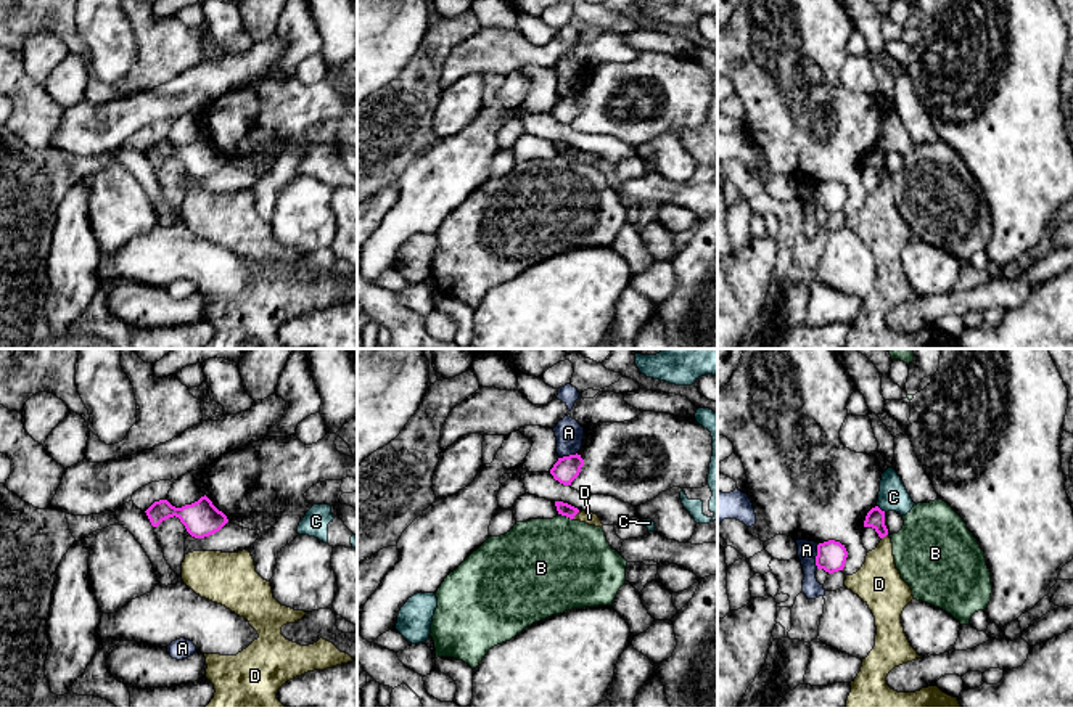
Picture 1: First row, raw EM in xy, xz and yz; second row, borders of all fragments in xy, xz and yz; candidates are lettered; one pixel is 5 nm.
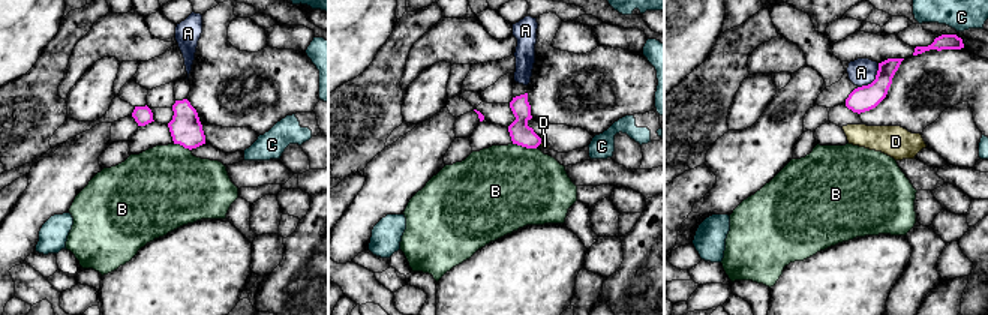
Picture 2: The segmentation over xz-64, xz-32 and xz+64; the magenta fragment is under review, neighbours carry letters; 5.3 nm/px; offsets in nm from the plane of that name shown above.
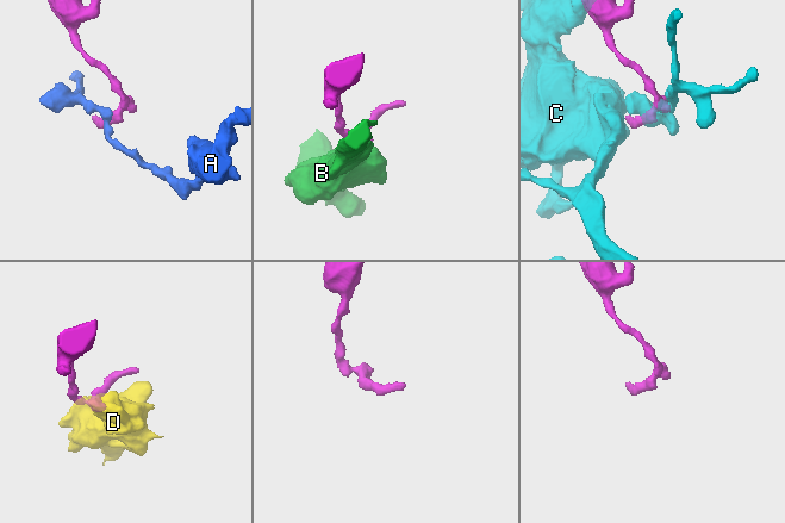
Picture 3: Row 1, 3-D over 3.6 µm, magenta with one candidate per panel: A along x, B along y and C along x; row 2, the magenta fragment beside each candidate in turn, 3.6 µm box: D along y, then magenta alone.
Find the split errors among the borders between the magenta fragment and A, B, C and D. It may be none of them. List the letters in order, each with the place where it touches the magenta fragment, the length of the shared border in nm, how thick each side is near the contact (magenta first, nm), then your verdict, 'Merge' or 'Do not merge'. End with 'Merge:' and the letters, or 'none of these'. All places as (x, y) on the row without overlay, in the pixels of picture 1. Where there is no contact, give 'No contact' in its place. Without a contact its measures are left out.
A: Touches magenta at yz (816, 196). Shared border 130 nm. Thickness 150 nm (magenta) against 100 nm. Do not merge
B: Touches magenta at xz (567, 156). Shared border 90 nm. Thickness 70 nm (magenta) against 460 nm. Do not merge
C: Touches magenta at yz (880, 150). Shared border 60 nm. Thickness 100 nm (magenta) against 140 nm. Do not merge
D: Touches magenta at xz (576, 153). Shared border 50 nm. Thickness 70 nm (magenta) against 60 nm. Do not merge
Merge: none of these

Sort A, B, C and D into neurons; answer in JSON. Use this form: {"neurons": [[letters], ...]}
{"neurons": [["A"], ["B"], ["C"], ["D"]]}

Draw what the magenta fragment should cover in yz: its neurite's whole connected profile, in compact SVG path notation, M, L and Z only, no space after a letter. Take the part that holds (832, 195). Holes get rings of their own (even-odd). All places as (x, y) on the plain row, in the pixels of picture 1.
M828 180L817 185L816 206L828 214L843 210L848 198L845 185L835 180Z

